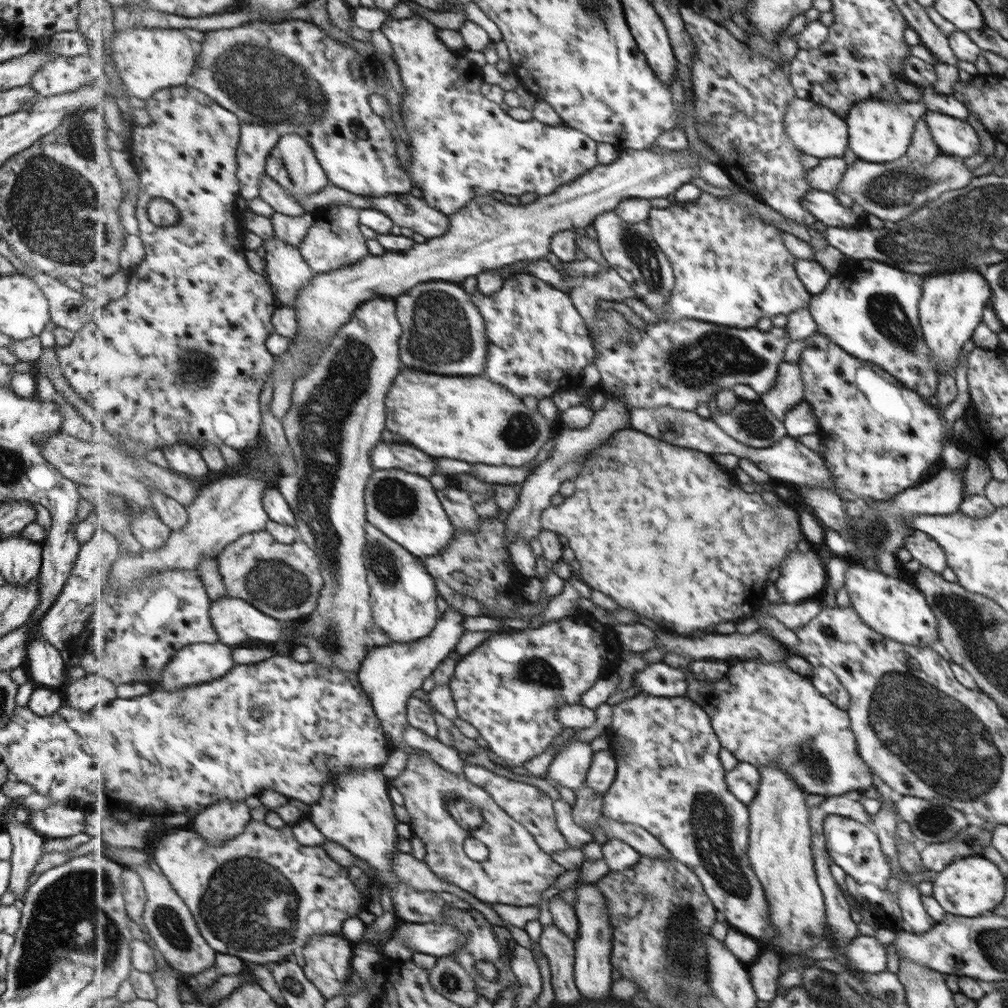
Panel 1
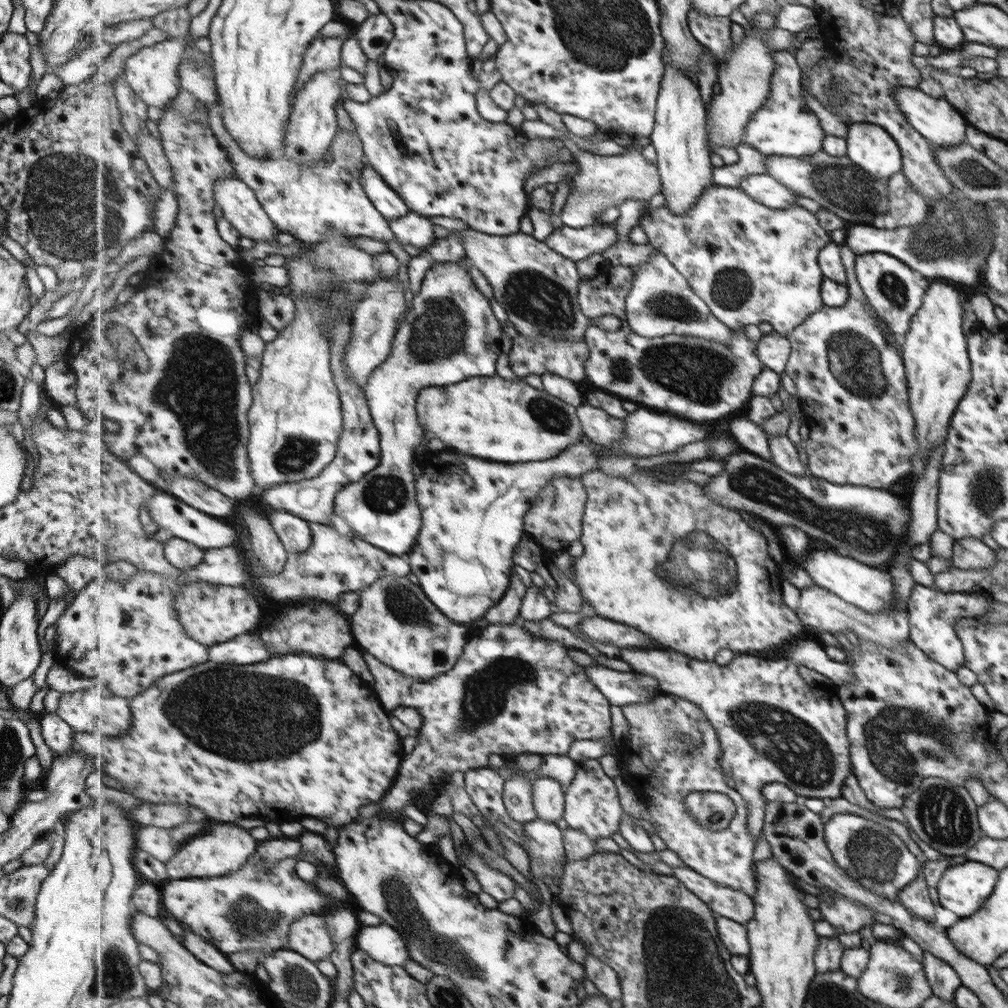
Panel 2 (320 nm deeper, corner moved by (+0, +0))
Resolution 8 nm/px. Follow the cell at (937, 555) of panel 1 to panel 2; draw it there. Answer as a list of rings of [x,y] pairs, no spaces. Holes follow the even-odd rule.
[[[958,538],[952,546],[952,566],[957,570],[965,571],[990,568],[994,565],[994,552],[987,547],[980,539]]]

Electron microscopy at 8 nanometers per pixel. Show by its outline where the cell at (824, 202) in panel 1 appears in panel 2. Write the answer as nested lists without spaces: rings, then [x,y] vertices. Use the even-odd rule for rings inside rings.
[[[761,171],[758,175],[752,174],[740,184],[757,202],[772,209],[784,209],[795,203],[795,194],[785,188],[780,182],[771,178],[766,172]]]

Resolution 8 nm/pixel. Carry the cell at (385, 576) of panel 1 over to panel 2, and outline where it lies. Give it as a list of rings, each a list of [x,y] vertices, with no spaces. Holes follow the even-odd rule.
[[[382,576],[377,582],[361,591],[360,607],[352,614],[350,622],[354,632],[355,644],[362,651],[376,656],[381,662],[394,667],[405,676],[423,682],[432,680],[449,672],[457,664],[459,657],[466,650],[468,640],[476,632],[474,626],[462,625],[443,614],[442,610],[425,594],[420,584],[413,584],[405,576]]]

